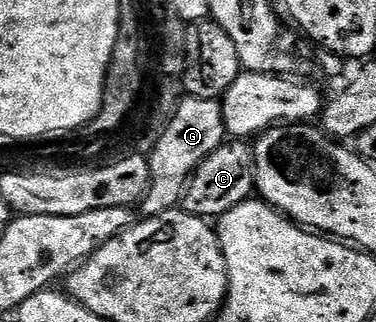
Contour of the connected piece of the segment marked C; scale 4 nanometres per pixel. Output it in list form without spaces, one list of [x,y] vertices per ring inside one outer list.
[[[230,139],[198,165],[182,194],[180,205],[194,217],[217,219],[232,211],[232,207],[251,200],[255,189],[253,148],[245,140]]]

